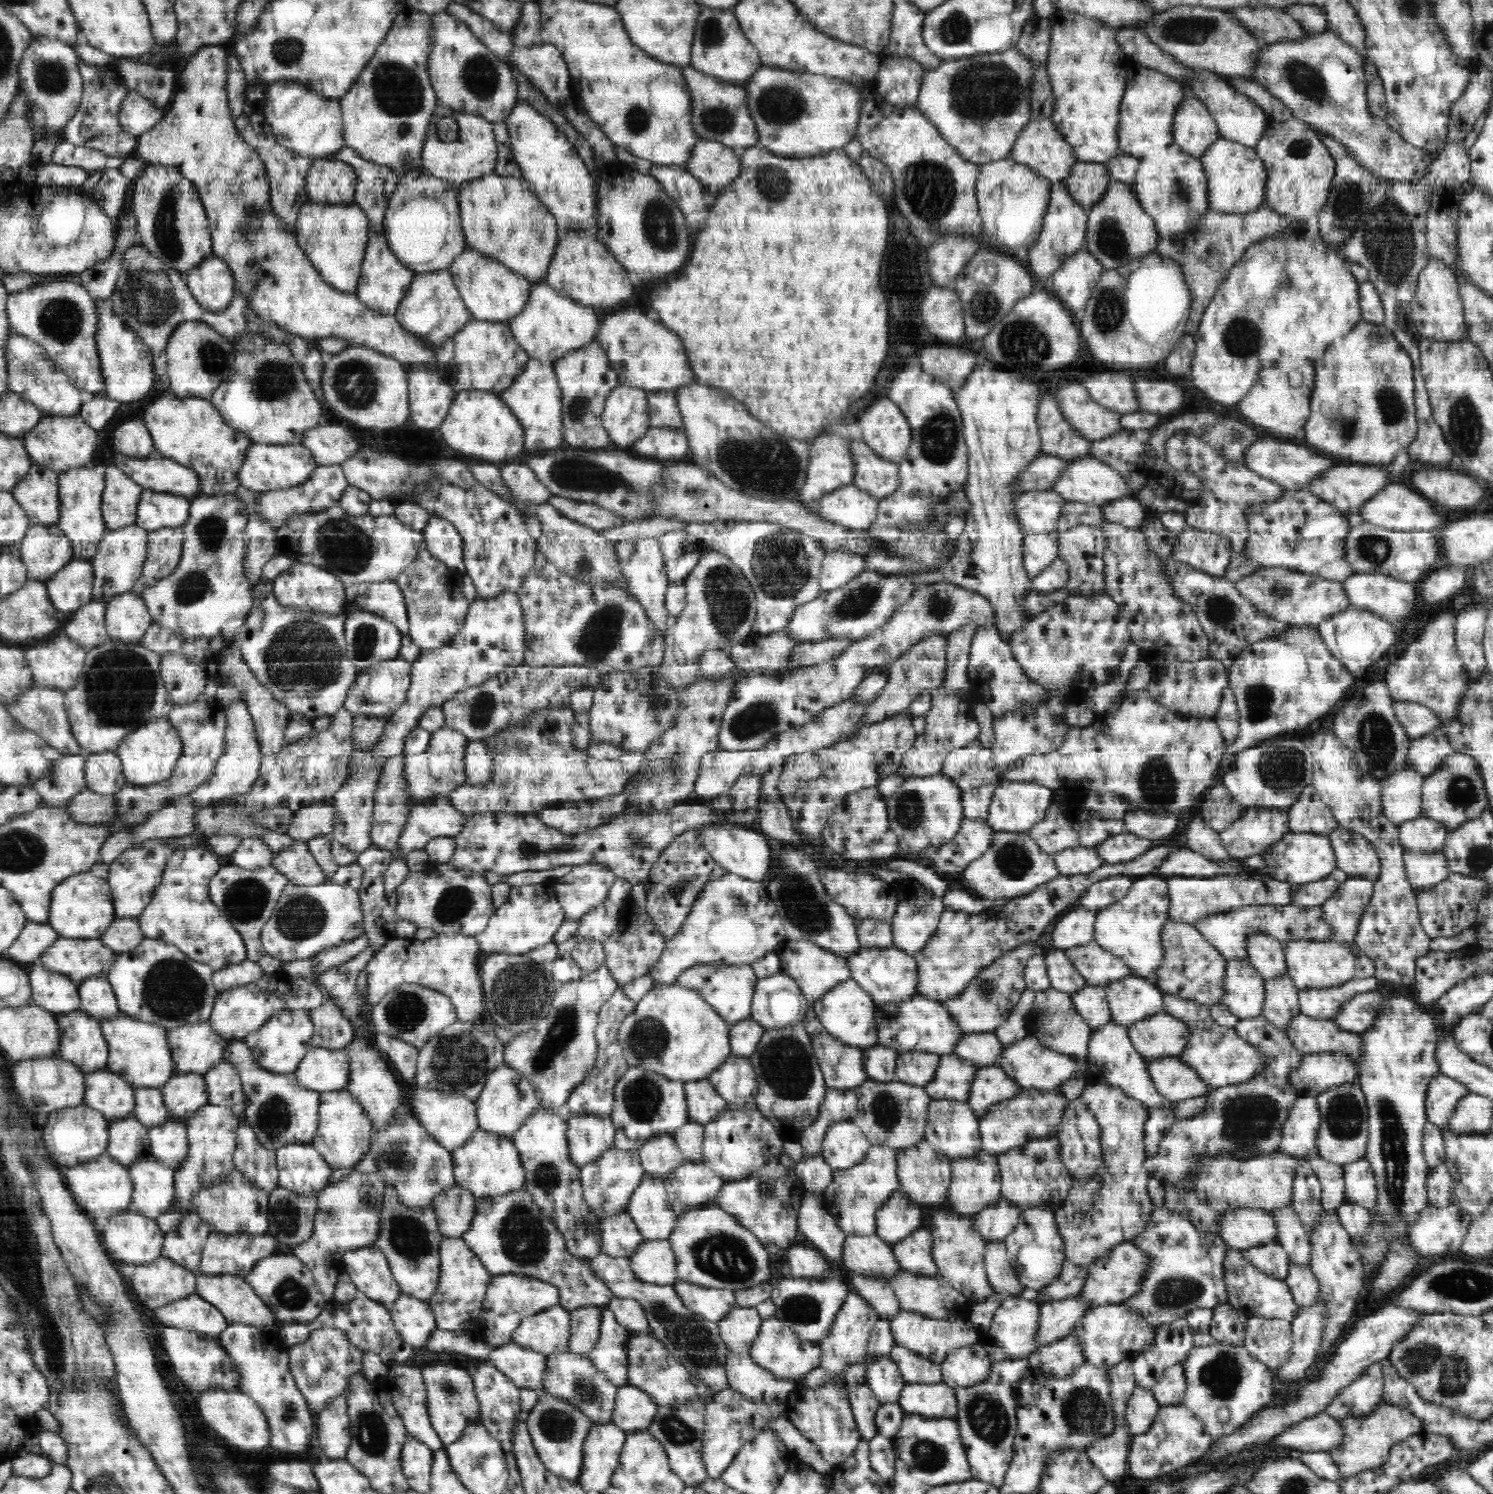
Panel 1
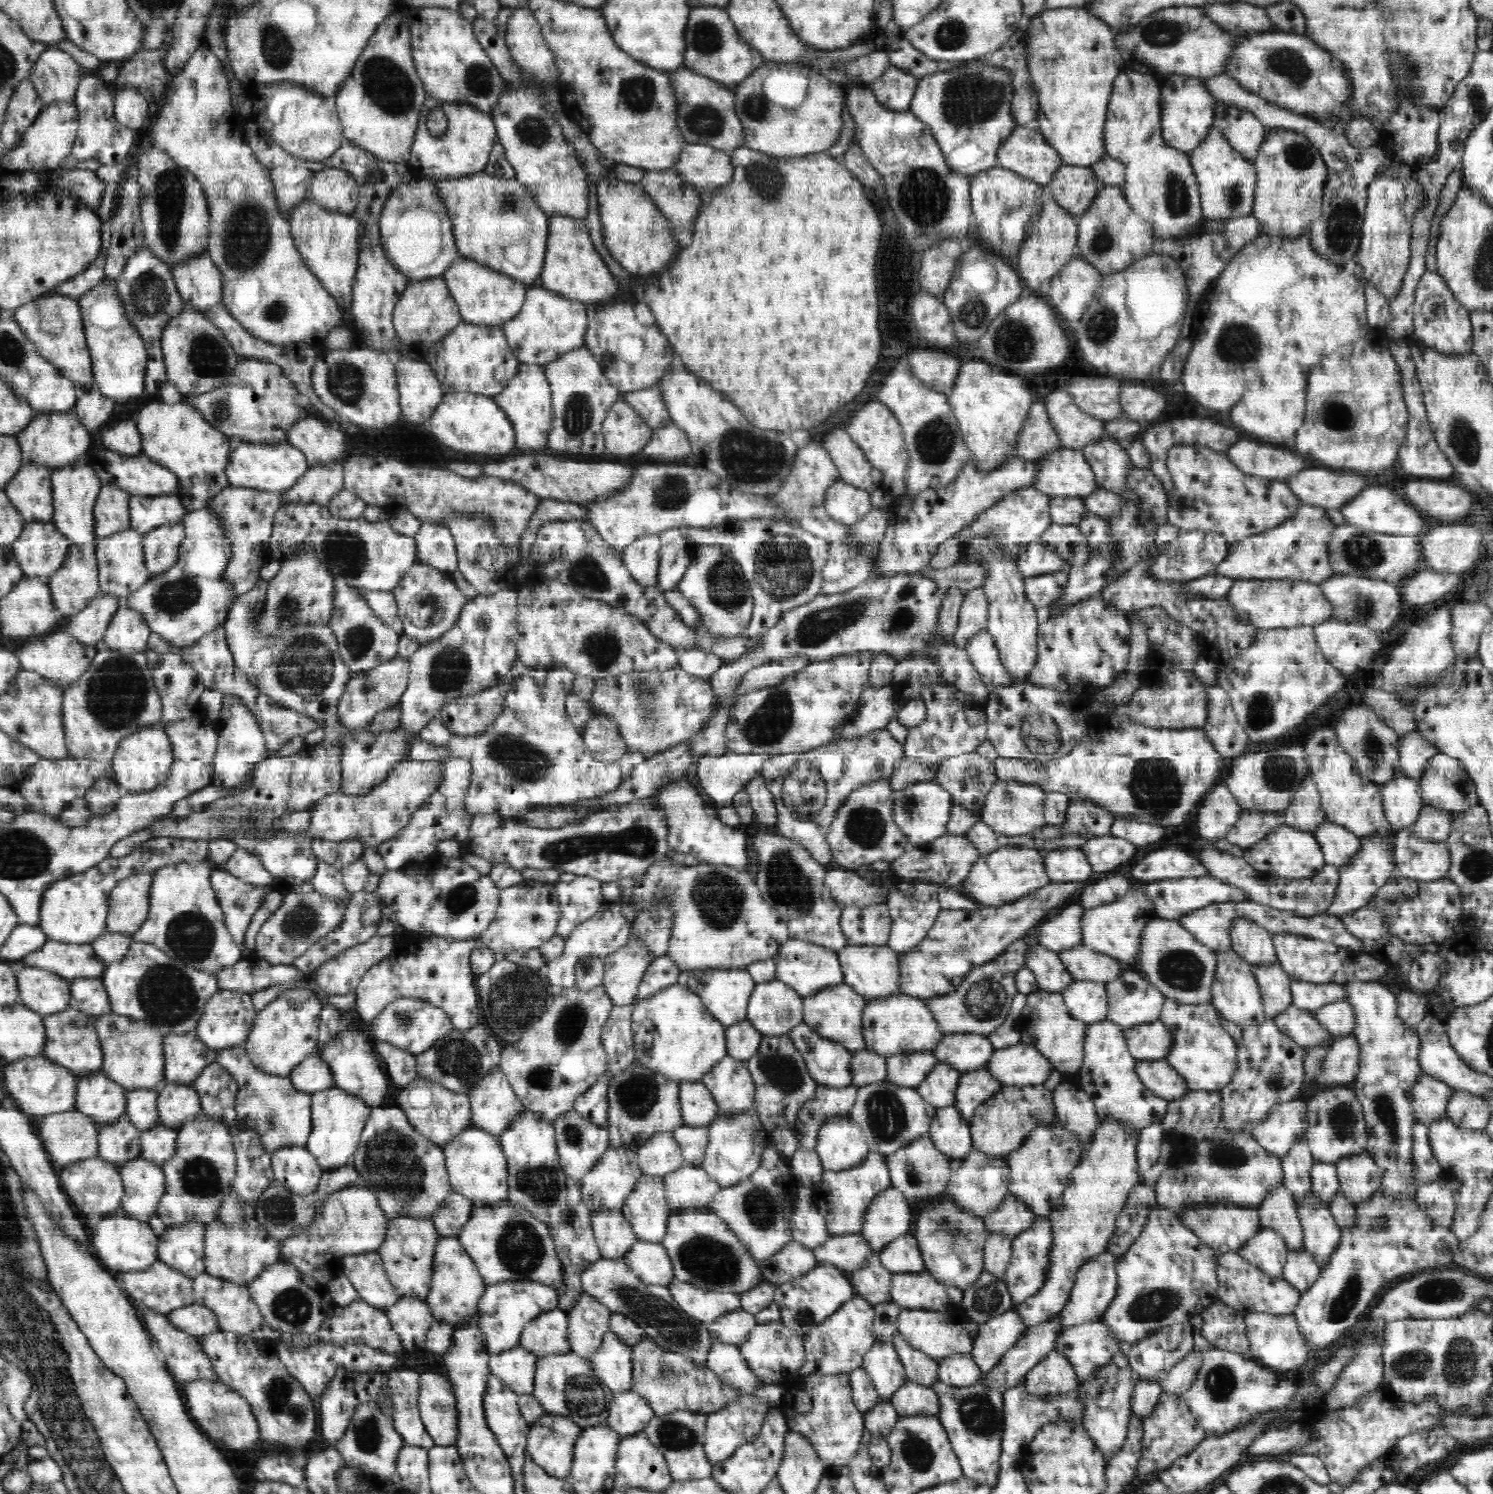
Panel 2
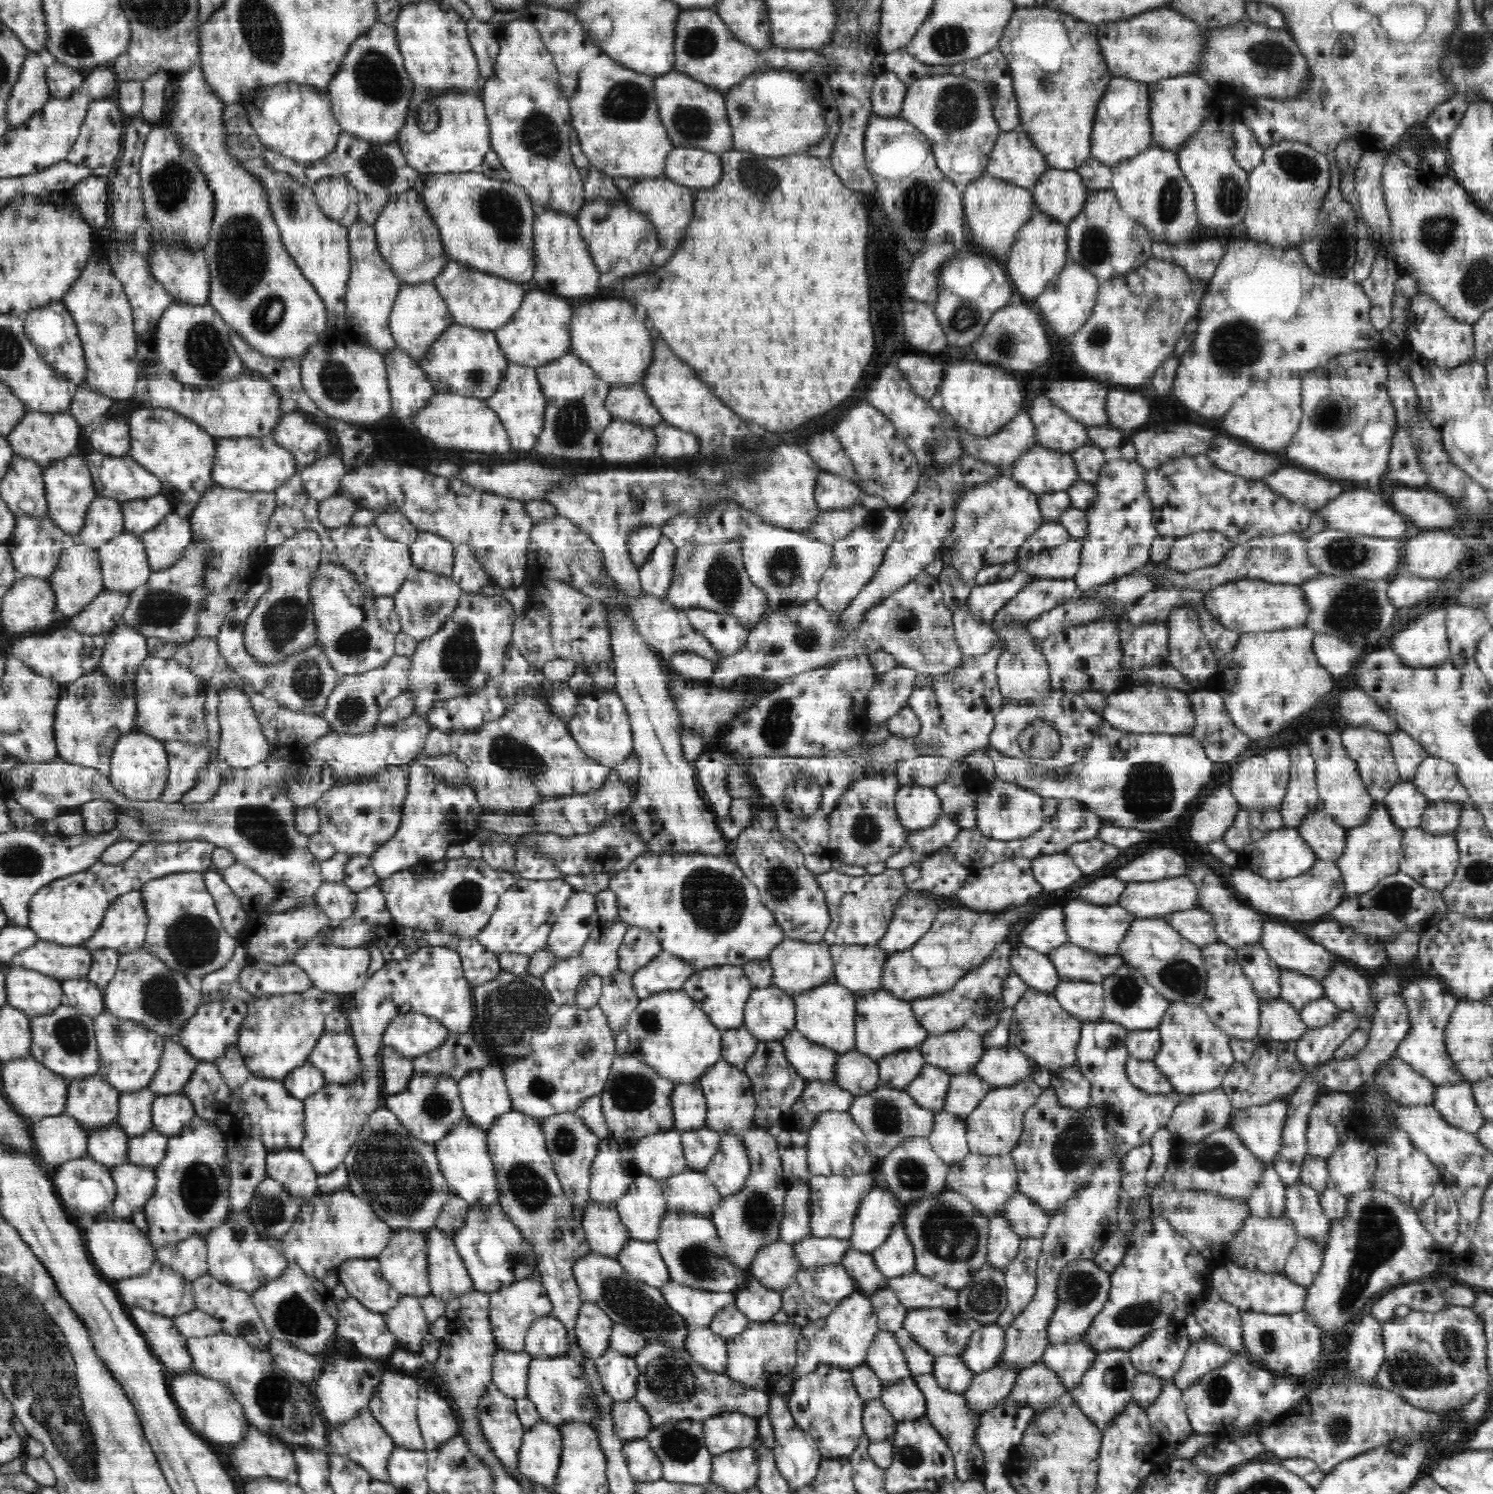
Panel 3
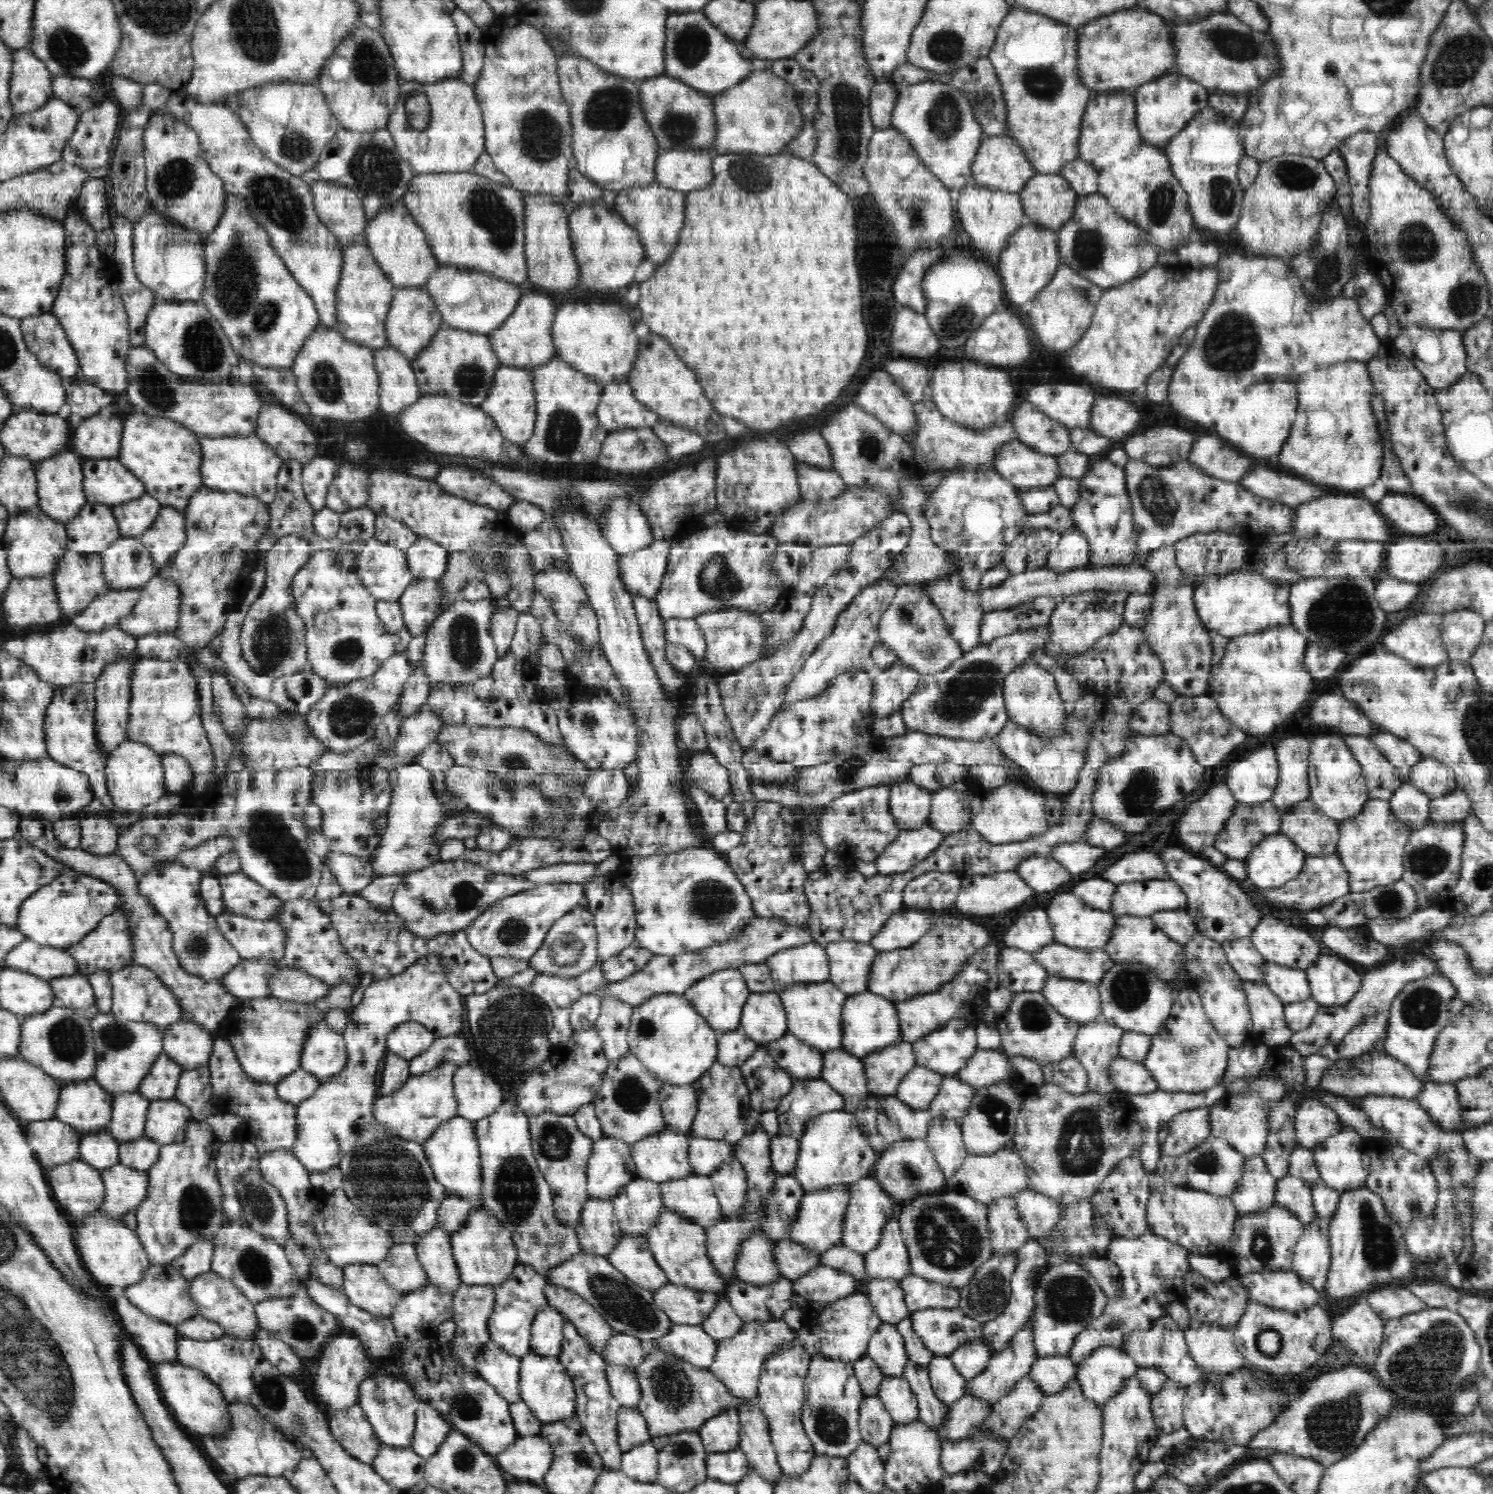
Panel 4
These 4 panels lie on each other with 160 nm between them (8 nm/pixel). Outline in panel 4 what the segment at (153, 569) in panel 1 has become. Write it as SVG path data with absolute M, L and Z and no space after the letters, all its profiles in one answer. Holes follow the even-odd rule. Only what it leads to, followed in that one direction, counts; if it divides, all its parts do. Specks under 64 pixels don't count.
M162 507L154 524L140 536L140 540L151 555L154 567L164 568L186 542L184 513L172 507Z

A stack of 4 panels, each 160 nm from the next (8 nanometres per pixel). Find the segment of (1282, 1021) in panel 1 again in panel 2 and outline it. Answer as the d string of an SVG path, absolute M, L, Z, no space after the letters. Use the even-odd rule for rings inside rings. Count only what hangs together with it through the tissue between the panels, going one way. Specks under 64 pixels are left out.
M1280 963L1254 965L1253 971L1267 1018L1273 1019L1278 1013L1284 1012L1293 1005L1291 978Z

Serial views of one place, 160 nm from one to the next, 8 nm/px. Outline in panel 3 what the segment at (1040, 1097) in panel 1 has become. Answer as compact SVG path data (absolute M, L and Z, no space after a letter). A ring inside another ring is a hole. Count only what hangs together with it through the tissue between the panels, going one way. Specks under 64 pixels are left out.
M1030 1077L1016 1085L990 1089L978 1106L964 1118L970 1153L994 1156L1010 1153L1016 1148L1022 1136L1025 1112L1034 1105L1043 1089L1036 1085Z

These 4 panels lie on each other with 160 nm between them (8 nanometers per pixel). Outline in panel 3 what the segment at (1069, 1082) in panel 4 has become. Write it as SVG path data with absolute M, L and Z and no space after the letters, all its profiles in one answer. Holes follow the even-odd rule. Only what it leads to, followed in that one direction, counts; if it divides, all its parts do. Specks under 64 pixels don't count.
M1077 1066L1052 1072L1051 1087L1062 1107L1077 1109L1090 1106L1091 1086Z

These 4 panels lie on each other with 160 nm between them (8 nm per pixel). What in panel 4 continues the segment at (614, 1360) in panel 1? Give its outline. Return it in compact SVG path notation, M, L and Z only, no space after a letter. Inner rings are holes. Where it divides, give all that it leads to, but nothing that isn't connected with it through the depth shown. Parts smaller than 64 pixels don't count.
M607 1364L606 1379L608 1379L612 1396L622 1407L637 1408L641 1390L634 1369Z

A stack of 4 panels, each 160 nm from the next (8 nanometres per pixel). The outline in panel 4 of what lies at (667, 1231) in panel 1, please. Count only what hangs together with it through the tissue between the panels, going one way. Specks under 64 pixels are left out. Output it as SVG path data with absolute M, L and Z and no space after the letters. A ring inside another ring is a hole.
M633 1178L610 1200L624 1235L645 1236L665 1210L660 1183Z

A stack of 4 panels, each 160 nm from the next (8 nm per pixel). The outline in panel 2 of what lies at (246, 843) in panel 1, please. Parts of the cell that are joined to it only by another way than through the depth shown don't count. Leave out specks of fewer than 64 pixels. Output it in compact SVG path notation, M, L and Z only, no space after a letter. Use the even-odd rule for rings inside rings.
M237 848L236 852L225 863L227 871L252 886L274 883L272 875L263 867L259 856L256 856L253 852Z

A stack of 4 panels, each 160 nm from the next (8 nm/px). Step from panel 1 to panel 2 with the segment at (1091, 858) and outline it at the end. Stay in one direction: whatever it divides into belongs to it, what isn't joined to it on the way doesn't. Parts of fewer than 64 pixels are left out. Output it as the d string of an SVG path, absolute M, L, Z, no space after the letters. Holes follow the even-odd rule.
M1060 848L1044 853L1044 868L1050 882L1078 882L1095 877L1086 855L1078 848Z

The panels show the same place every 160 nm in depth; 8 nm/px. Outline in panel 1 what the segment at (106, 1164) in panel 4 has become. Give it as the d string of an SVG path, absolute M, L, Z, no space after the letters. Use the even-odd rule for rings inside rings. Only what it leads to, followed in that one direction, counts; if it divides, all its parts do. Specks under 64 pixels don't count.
M132 1115L111 1121L107 1153L116 1162L127 1166L137 1160L147 1159L151 1156L149 1130Z

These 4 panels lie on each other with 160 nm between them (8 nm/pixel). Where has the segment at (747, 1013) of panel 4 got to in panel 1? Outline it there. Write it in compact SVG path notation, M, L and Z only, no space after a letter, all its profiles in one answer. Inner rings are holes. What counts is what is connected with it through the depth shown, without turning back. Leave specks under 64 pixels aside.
M779 971L758 979L753 994L751 1019L765 1030L794 1027L806 1019L812 1006L805 1001L798 983Z

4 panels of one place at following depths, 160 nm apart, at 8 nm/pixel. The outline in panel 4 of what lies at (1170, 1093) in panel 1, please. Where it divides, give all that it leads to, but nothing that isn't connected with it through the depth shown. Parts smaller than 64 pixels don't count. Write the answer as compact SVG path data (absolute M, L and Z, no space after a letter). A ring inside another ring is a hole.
M1118 1056L1110 1062L1108 1069L1108 1079L1122 1093L1148 1094L1159 1089L1142 1063Z

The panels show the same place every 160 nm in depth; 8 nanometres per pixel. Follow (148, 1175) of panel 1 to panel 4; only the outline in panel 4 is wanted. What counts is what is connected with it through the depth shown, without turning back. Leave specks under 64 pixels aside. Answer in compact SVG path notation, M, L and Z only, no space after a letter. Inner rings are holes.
M120 1163L100 1171L105 1184L101 1214L119 1219L146 1198L149 1185L147 1171L134 1170Z

